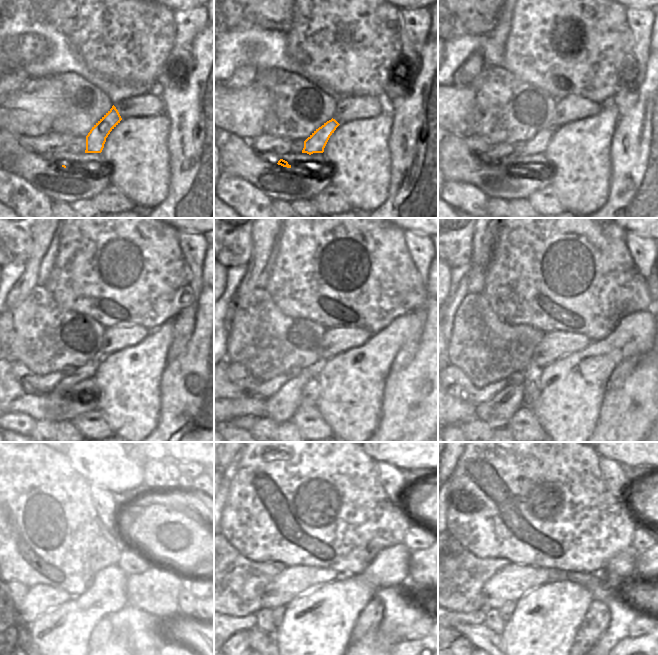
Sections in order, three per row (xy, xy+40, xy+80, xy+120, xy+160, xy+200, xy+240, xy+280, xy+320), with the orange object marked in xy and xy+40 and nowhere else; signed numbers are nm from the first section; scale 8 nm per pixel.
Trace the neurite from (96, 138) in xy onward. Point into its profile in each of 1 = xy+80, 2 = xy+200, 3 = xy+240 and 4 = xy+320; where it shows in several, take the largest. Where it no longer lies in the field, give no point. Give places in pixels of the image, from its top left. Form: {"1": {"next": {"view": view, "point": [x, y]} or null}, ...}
{"1": {"next": {"view": "xy+80", "point": [538, 144]}}, "2": {"next": {"view": "xy+200", "point": [497, 412]}}, "3": {"next": {"view": "xy+240", "point": [51, 628]}}, "4": {"next": {"view": "xy+320", "point": [461, 645]}}}

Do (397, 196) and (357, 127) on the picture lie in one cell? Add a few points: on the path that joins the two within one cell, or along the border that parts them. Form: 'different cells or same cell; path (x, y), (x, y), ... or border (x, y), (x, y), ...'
different cells; border (390, 159), (388, 195), (381, 205)

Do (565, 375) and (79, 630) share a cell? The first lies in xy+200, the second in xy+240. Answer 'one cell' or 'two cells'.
one cell

